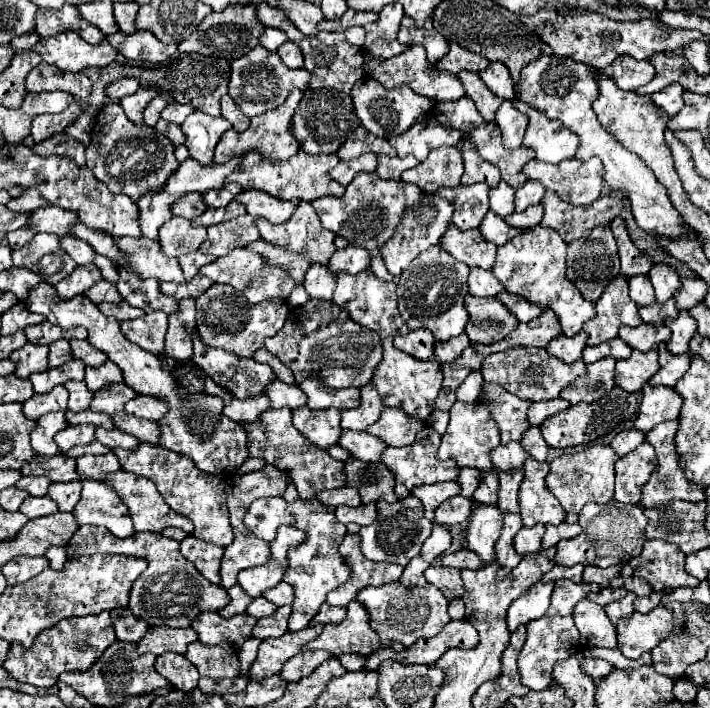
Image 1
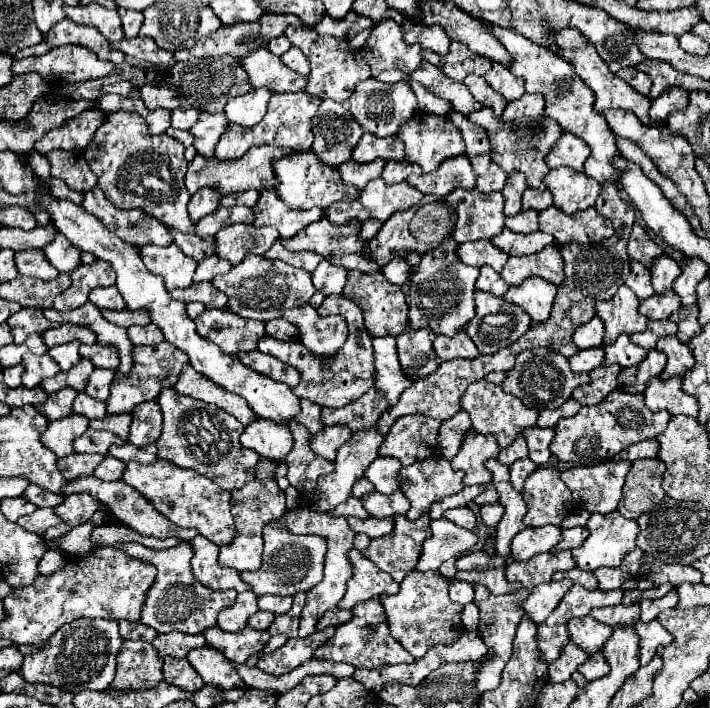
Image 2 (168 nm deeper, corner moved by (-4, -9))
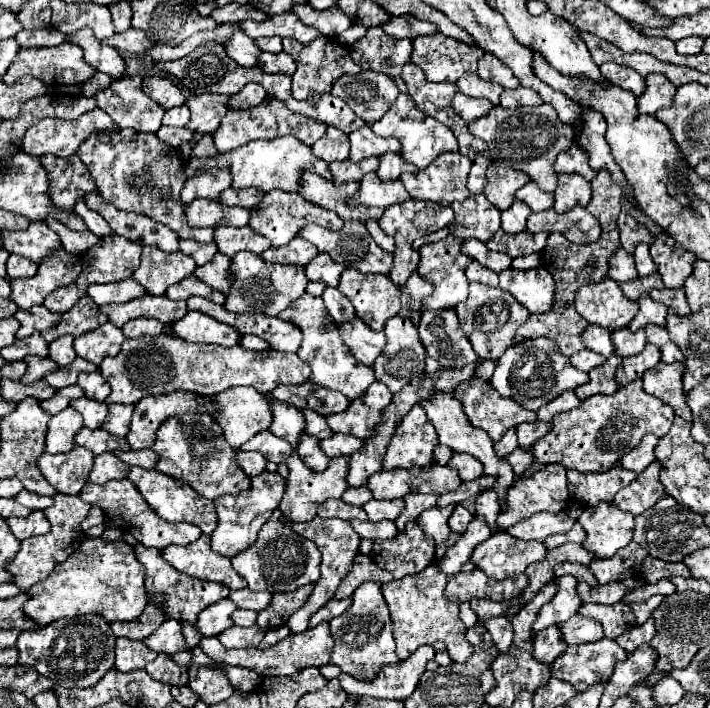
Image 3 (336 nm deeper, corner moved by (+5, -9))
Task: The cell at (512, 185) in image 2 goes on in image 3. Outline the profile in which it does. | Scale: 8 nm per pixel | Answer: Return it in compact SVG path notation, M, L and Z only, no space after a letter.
M494 164L488 166L486 178L488 178L488 182L484 186L484 194L498 210L510 208L514 202L516 190L530 182L528 174L512 170L512 168L500 168Z

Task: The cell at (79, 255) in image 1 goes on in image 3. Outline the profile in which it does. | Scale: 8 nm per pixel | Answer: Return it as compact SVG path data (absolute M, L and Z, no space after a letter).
M32 220L22 232L2 232L2 248L32 262L40 262L56 246L60 246L60 238L44 220Z

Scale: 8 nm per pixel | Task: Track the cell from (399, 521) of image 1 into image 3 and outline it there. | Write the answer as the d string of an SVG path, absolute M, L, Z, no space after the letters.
M416 522L396 536L396 540L376 540L370 558L384 570L392 572L394 578L404 578L406 574L418 574L434 562L436 544L430 536L422 532Z

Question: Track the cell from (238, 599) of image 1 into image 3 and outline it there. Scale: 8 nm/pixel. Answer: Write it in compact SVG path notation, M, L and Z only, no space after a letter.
M224 598L212 606L208 606L206 610L202 610L202 614L198 614L198 622L196 628L204 638L212 638L218 636L220 632L228 630L234 622L230 620L230 614L236 610L236 606L232 604L232 600Z

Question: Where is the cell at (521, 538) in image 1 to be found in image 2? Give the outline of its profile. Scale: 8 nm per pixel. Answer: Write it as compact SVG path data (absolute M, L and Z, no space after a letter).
M541 526L541 528L525 528L521 534L513 538L513 556L519 562L529 562L535 554L549 552L561 540L559 526Z

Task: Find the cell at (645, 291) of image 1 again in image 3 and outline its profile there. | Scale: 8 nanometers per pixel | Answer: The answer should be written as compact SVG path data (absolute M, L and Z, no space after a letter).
M622 246L612 254L612 258L608 258L608 276L616 282L630 282L632 278L638 278L634 258Z

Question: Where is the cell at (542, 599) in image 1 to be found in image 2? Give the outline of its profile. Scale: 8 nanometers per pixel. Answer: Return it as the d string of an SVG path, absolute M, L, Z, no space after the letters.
M567 580L535 586L535 590L531 590L529 598L525 598L521 602L523 614L527 614L535 624L545 622L545 618L557 608L557 602L565 596L569 586L571 586L571 582L567 582Z

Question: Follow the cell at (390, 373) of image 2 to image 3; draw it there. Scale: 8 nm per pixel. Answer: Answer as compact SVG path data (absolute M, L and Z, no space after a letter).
M360 318L342 322L338 326L338 332L340 332L342 342L352 352L352 356L366 366L372 366L372 362L380 356L386 342L384 332L374 332Z

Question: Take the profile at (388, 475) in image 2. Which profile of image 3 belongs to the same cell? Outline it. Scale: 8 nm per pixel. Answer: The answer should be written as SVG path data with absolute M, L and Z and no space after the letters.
M436 462L424 468L382 470L378 474L372 474L372 478L368 480L368 488L376 500L404 498L412 492L442 496L448 490L456 490L460 484L462 480L454 468L440 466Z

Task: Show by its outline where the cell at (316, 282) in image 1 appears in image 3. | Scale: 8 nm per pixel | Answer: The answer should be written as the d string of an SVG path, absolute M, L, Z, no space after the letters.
M320 252L306 264L308 280L320 280L326 286L338 286L342 272L344 272L344 266L336 264L326 252Z

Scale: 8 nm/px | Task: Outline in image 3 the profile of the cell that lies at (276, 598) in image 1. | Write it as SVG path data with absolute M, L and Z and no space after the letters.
M242 588L242 590L232 590L228 596L238 608L246 608L246 610L264 610L264 606L268 606L272 594L268 592L254 592L250 588Z

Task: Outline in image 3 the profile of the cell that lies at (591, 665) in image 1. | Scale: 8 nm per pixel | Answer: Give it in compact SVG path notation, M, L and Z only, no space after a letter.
M602 638L592 644L568 646L552 664L552 676L566 680L578 692L584 692L592 684L608 682L614 664L624 658L628 658L628 652L610 638Z

